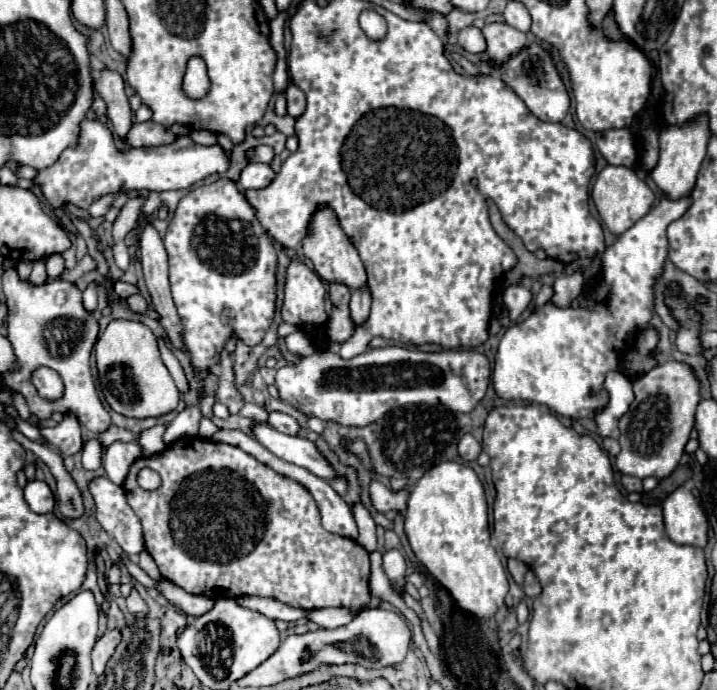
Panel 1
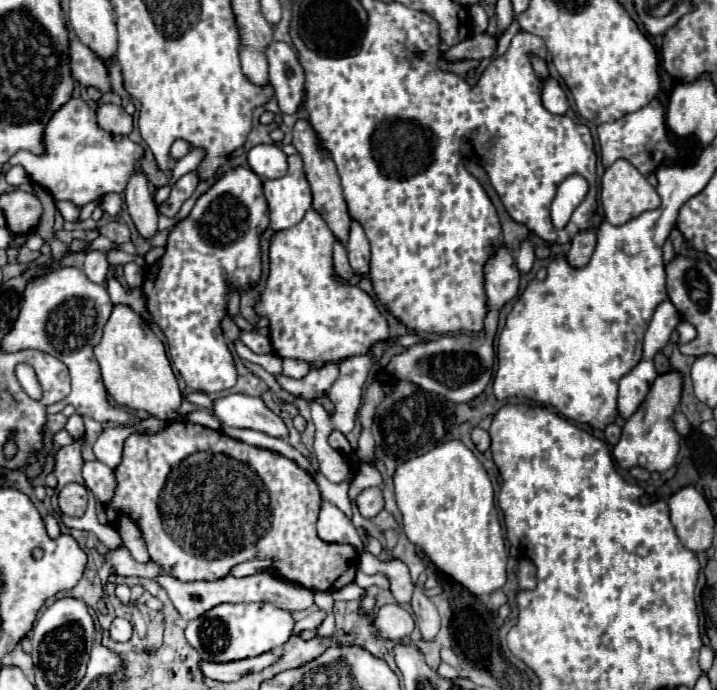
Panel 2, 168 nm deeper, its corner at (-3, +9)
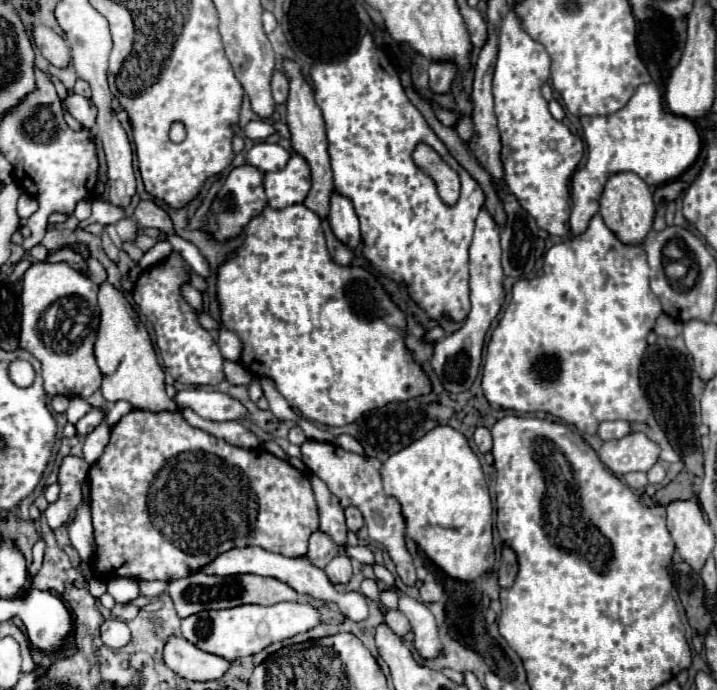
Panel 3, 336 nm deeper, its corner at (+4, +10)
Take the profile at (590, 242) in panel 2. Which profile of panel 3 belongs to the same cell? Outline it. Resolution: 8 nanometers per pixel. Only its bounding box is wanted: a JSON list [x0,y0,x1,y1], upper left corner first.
[571,83,701,235]

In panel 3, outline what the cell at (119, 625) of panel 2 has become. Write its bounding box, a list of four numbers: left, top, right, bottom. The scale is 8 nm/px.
[101,619,131,649]

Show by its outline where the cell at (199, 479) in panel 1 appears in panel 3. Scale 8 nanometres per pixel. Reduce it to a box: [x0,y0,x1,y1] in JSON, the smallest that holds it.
[87,411,319,583]

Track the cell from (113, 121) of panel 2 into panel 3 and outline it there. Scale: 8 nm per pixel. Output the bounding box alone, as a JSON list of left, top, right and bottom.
[61,93,97,129]

